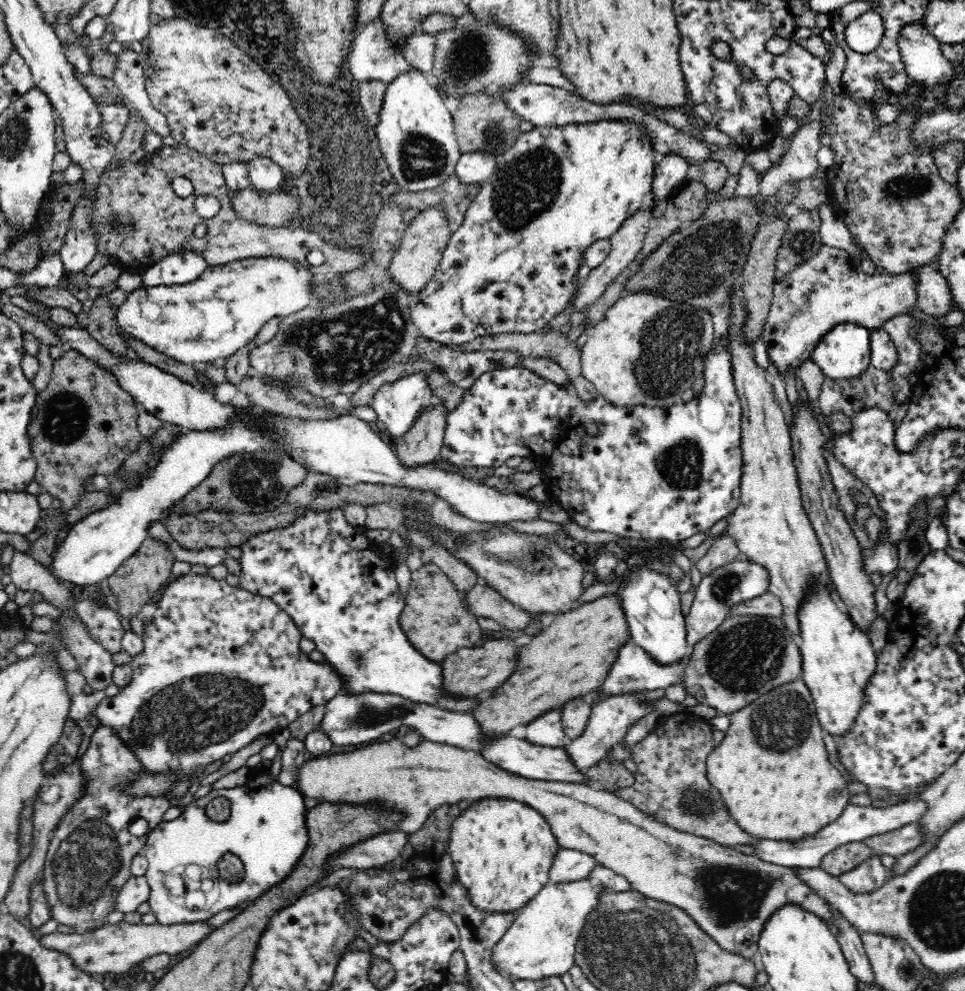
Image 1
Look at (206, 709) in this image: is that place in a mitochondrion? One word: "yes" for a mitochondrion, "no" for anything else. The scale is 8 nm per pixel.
yes

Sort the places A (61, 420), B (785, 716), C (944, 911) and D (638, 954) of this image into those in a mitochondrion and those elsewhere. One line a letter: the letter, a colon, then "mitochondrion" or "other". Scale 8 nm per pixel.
A: mitochondrion
B: mitochondrion
C: mitochondrion
D: mitochondrion

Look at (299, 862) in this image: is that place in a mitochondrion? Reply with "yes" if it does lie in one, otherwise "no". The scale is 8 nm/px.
no

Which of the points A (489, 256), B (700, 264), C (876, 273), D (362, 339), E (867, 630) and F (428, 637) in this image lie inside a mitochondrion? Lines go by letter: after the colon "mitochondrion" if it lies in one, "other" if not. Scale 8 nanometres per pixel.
A: other
B: mitochondrion
C: other
D: mitochondrion
E: other
F: other

